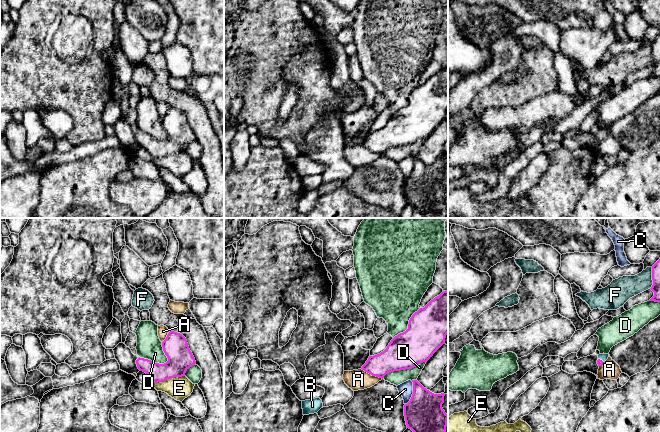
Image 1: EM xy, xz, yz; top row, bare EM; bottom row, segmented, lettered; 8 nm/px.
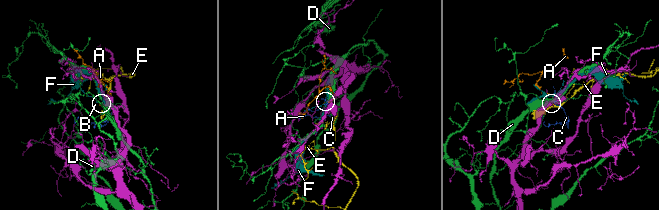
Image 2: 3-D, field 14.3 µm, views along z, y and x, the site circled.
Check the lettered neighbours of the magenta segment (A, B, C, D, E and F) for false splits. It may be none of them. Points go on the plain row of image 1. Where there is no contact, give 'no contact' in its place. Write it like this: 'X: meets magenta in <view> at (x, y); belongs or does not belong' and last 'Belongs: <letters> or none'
A: meets magenta in xz at (372, 151); does not belong
B: meets magenta in yz at (601, 136); belongs
C: meets magenta in xz at (413, 169); does not belong
D: meets magenta in xy at (154, 138); does not belong
E: meets magenta in xy at (169, 154); does not belong
F: meets magenta in yz at (652, 54); does not belong
Belongs: B

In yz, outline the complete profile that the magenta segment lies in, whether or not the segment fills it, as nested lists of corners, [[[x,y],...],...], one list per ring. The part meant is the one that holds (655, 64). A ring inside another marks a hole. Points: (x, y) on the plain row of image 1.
[[[660,35],[652,42],[652,56],[654,72],[649,77],[660,78]]]

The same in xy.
[[[170,107],[162,118],[162,123],[168,134],[166,139],[159,140],[140,133],[136,136],[138,145],[145,148],[154,159],[185,152],[186,147],[196,140],[187,116],[182,110]]]

